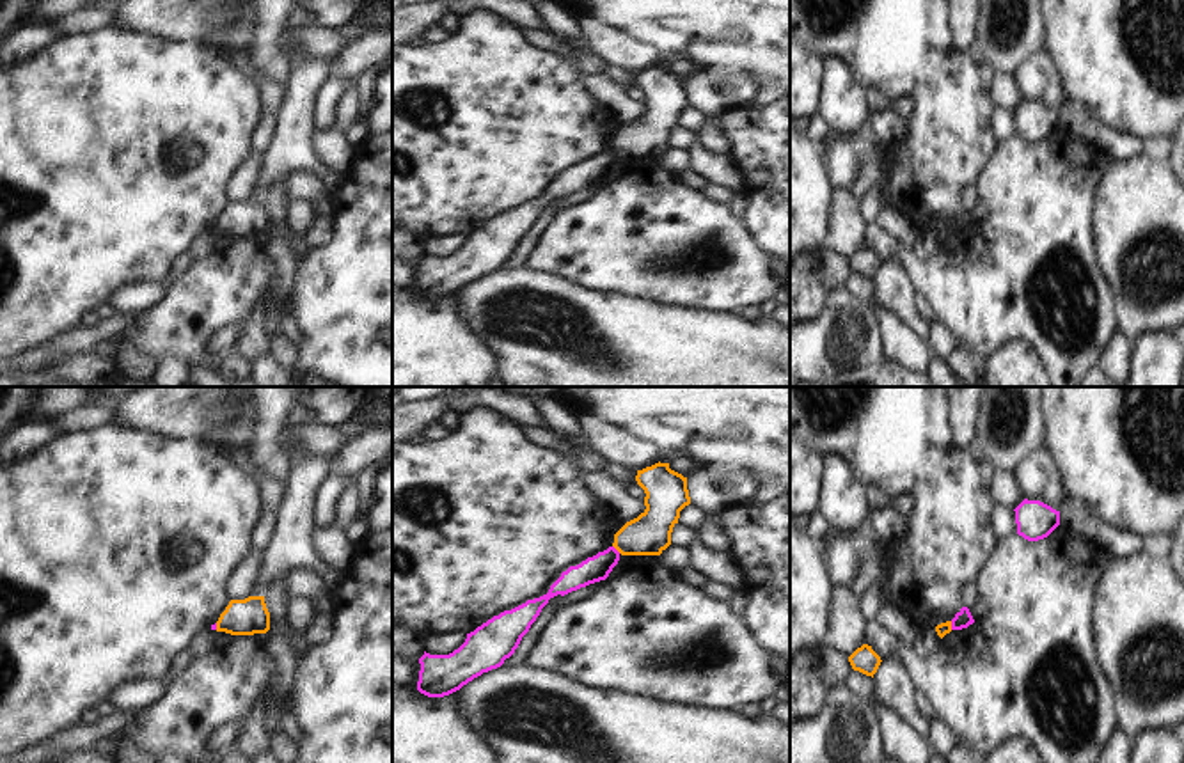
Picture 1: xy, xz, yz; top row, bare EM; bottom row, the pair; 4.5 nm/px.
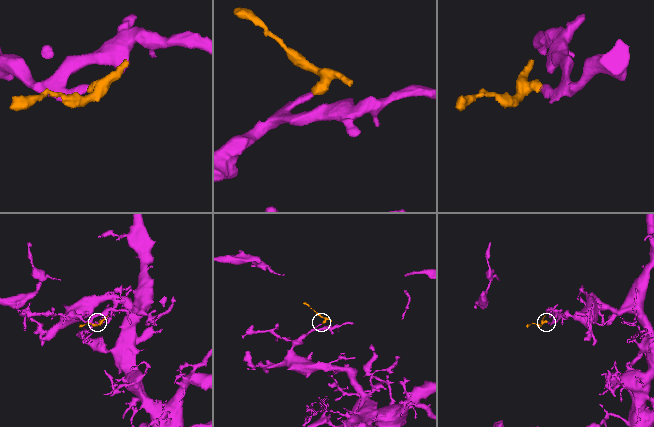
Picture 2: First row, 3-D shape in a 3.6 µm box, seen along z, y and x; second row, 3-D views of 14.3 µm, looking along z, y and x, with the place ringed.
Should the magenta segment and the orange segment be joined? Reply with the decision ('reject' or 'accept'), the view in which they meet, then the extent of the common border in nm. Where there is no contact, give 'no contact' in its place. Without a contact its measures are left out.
reject; contact in yz; length 40 nm

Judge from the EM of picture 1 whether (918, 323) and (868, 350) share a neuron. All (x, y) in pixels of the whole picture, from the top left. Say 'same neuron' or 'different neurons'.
different neurons

